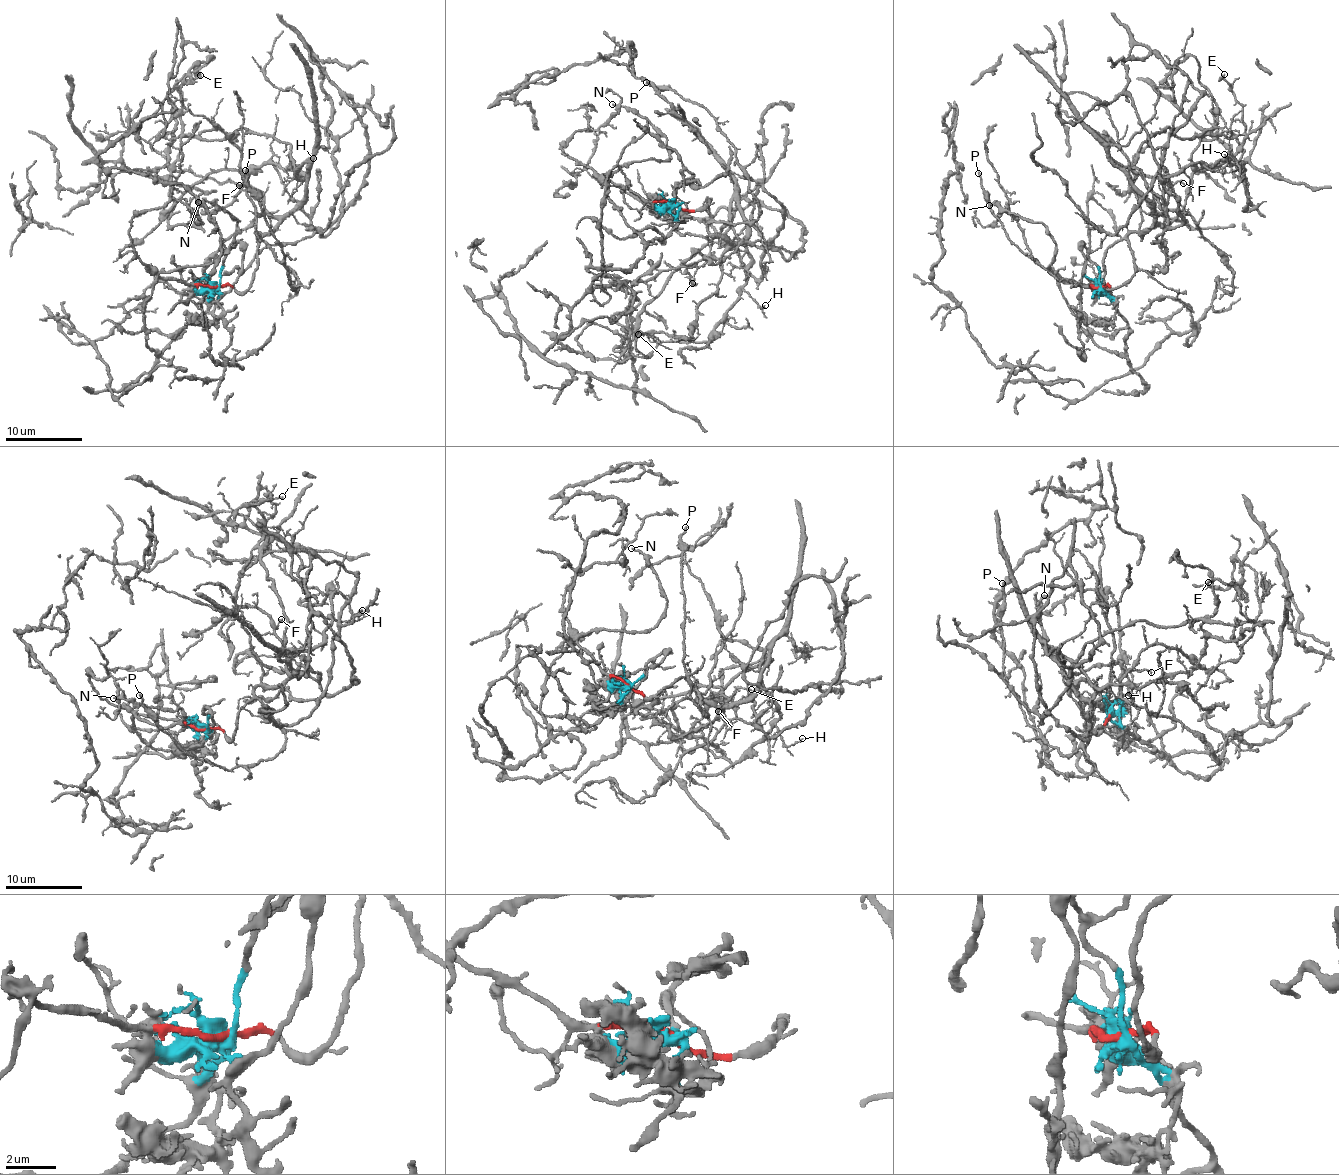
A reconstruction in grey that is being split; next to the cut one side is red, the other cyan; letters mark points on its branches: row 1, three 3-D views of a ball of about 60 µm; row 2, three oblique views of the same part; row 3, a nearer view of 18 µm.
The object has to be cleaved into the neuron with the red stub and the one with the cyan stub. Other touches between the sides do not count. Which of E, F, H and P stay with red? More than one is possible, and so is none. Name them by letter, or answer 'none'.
E, F, H, P

